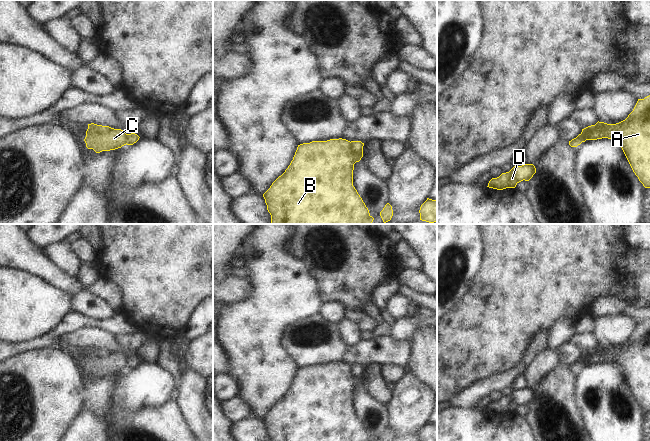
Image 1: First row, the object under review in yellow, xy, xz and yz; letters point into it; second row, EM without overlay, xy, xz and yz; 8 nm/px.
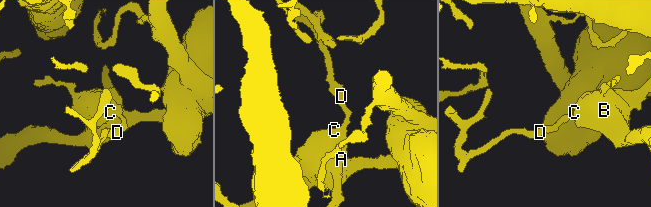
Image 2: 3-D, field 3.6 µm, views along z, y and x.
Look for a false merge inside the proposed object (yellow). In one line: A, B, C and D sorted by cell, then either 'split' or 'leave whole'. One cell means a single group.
groups A B C / D; split

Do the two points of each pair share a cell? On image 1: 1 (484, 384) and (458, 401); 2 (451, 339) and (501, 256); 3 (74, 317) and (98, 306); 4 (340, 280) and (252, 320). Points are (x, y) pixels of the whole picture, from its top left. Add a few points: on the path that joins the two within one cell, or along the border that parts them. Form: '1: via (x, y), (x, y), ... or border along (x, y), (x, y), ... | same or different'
1: via (478, 390), (469, 399), (464, 399) | same
2: via (472, 320), (501, 291), (501, 277) | same
3: border along (71, 310), (88, 317), (104, 319) | different
4: border along (308, 269), (318, 284), (318, 290), (324, 302) | different

